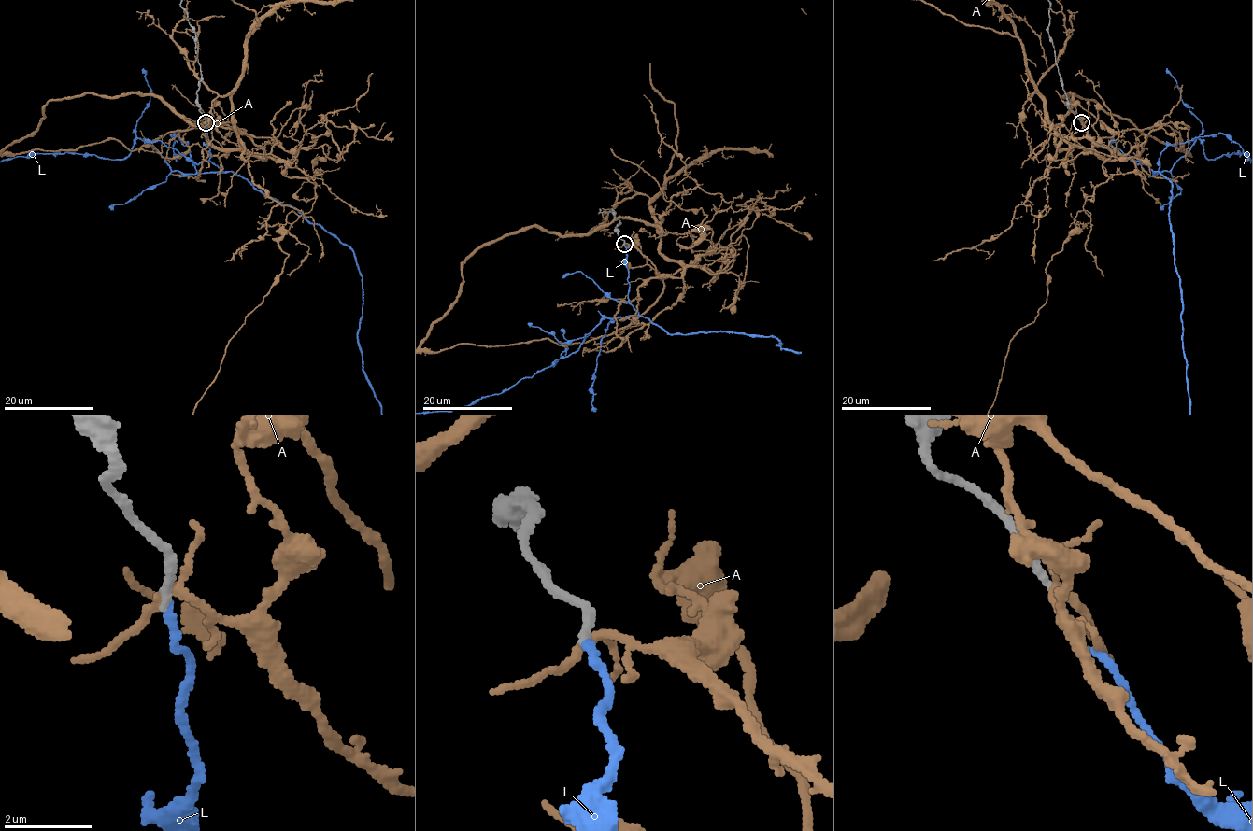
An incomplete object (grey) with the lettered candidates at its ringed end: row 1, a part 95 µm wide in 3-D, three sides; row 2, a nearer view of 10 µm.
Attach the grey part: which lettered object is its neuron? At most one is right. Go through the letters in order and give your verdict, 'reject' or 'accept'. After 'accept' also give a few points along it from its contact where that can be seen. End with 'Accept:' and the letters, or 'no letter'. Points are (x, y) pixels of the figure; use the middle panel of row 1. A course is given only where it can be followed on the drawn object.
A: reject
L: accept
Accept: L

